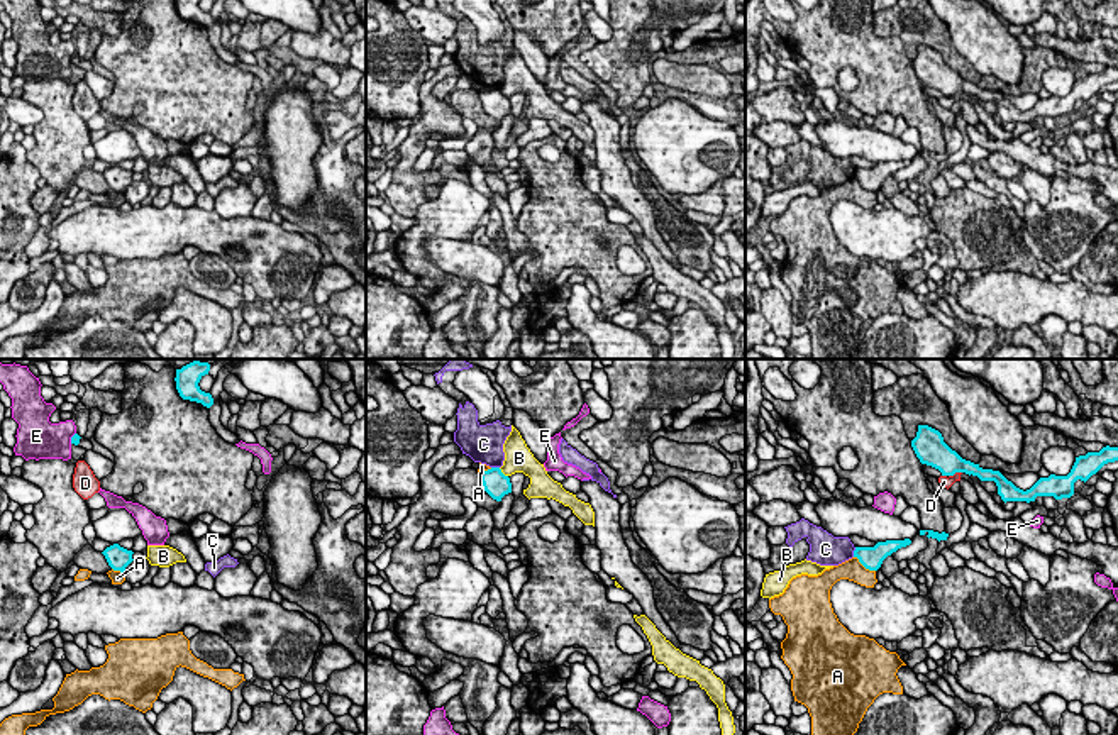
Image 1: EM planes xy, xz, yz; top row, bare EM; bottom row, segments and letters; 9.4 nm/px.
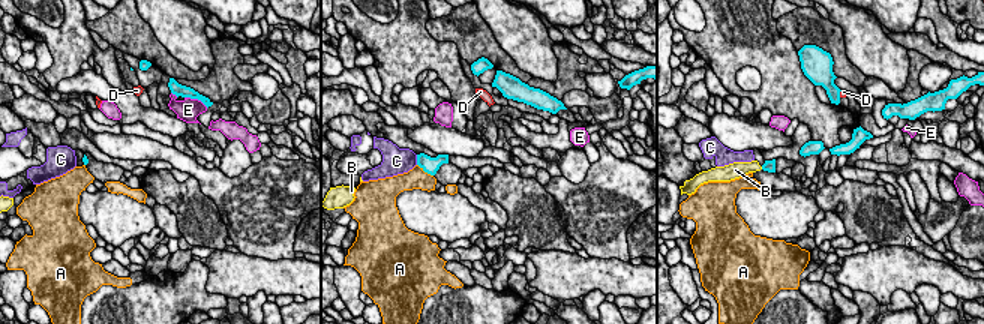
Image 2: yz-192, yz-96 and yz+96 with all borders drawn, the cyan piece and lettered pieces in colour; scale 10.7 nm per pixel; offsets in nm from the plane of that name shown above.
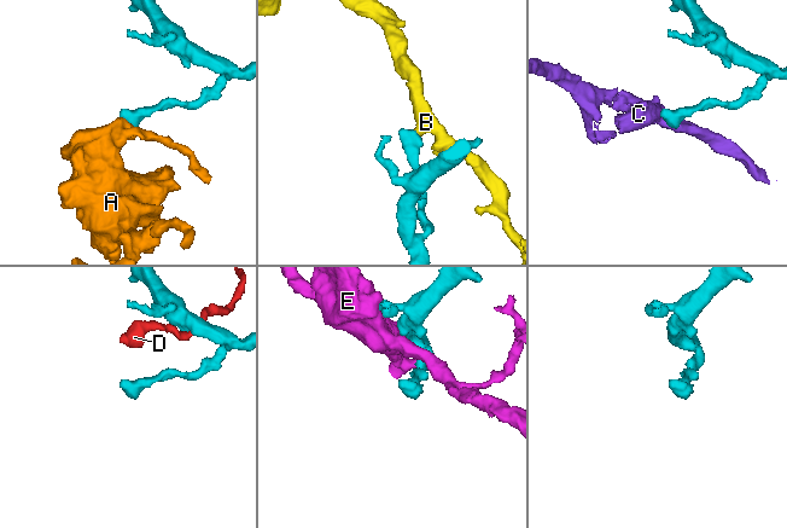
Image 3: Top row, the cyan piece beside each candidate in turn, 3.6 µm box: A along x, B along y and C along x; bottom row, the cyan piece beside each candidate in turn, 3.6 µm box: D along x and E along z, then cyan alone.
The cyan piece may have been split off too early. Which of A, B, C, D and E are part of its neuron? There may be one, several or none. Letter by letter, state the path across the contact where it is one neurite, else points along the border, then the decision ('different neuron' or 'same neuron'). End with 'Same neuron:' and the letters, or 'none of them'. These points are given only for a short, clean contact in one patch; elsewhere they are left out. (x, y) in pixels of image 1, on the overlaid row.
A: border along yz (854, 556), (874, 571); different neuron
B: border along xz (498, 468), (507, 476); different neuron
C: border along yz (856, 547), (852, 556); different neuron
D: border along yz (961, 471), (949, 476); different neuron
E: different neuron
Same neuron: none of them

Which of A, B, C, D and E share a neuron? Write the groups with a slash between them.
A / B / C / D / E

